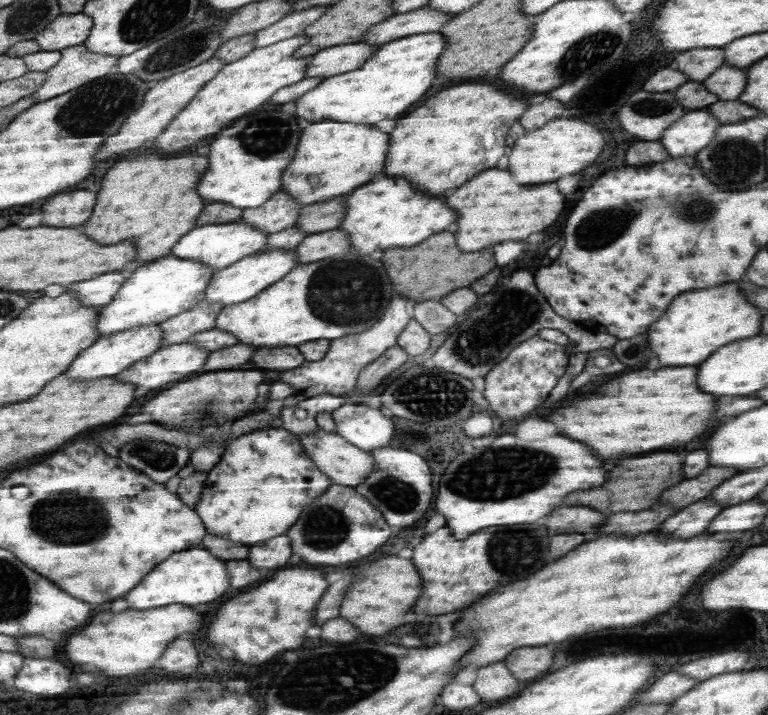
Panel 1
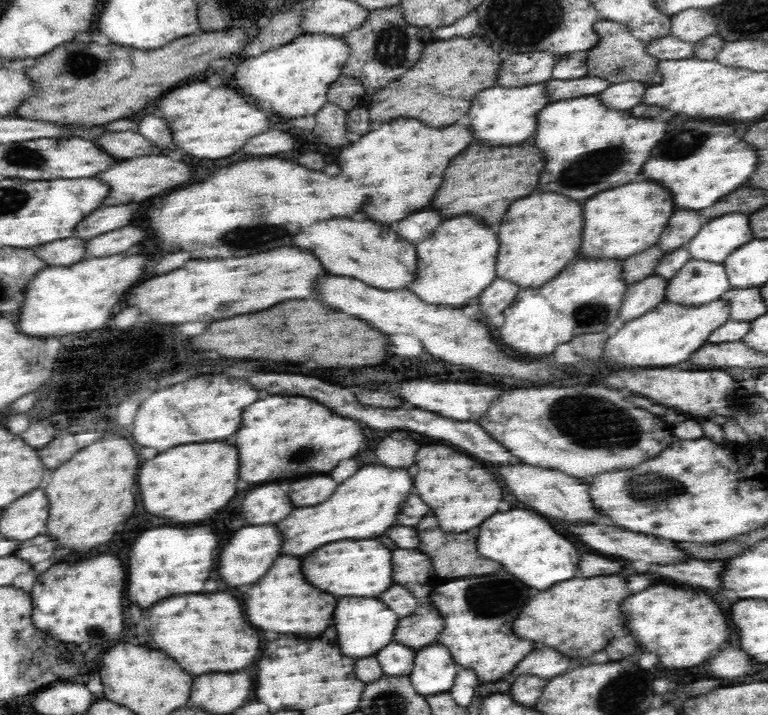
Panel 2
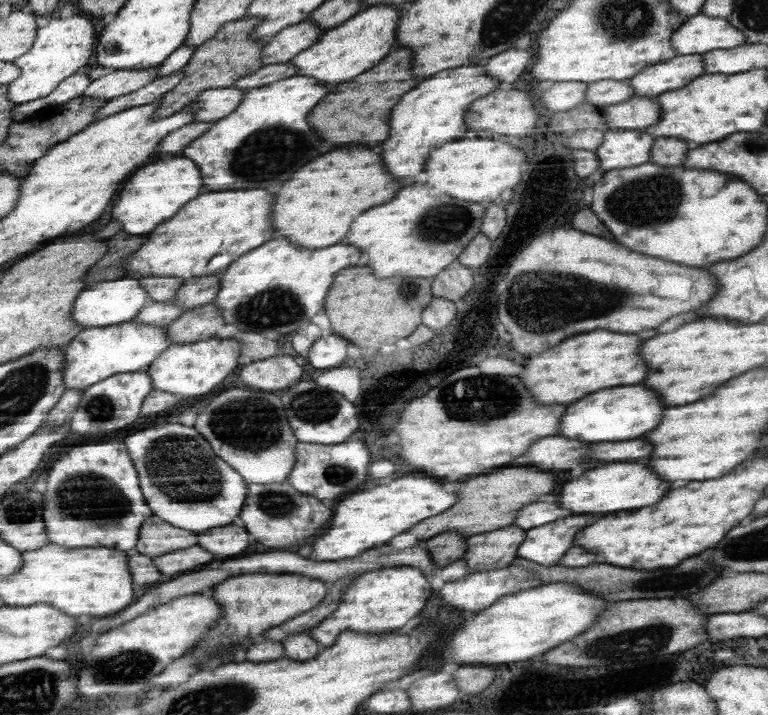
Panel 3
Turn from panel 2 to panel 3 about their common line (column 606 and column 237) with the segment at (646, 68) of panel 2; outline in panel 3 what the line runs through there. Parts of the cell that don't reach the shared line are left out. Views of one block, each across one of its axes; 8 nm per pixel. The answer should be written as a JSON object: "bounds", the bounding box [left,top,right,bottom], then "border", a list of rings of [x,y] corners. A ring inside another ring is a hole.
{"bounds":[154,17,266,119],"border":[[[254,17],[226,23],[225,26],[219,28],[215,39],[210,39],[196,47],[192,58],[182,70],[184,72],[183,81],[161,98],[161,104],[159,104],[154,118],[159,119],[180,112],[189,106],[202,91],[213,88],[230,88],[246,75],[254,75],[261,70],[263,48],[265,48],[266,42],[254,40],[250,36],[261,23],[262,20]]]}

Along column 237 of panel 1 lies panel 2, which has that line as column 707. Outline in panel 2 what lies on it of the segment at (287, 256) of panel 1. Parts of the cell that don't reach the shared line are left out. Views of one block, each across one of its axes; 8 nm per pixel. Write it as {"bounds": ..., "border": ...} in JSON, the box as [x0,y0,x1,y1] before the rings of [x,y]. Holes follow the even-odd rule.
{"bounds":[665,260,731,306],"border":[[[689,260],[666,285],[665,300],[683,306],[702,306],[731,290],[723,263]]]}

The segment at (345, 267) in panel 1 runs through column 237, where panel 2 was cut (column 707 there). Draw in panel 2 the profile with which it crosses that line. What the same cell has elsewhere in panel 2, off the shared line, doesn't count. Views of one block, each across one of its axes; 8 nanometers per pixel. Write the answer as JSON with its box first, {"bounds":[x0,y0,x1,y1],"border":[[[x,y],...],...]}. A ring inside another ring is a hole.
{"bounds":[603,298,729,368],"border":[[[721,298],[702,306],[686,307],[683,304],[662,300],[656,308],[640,318],[634,318],[618,329],[603,344],[604,358],[612,362],[612,368],[666,368],[687,360],[692,352],[706,342],[707,336],[728,322],[729,304]]]}

